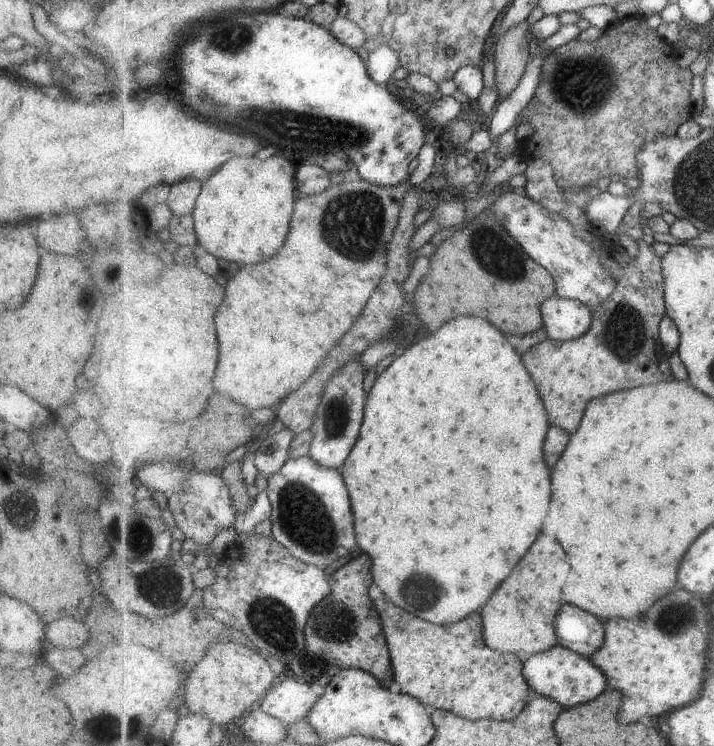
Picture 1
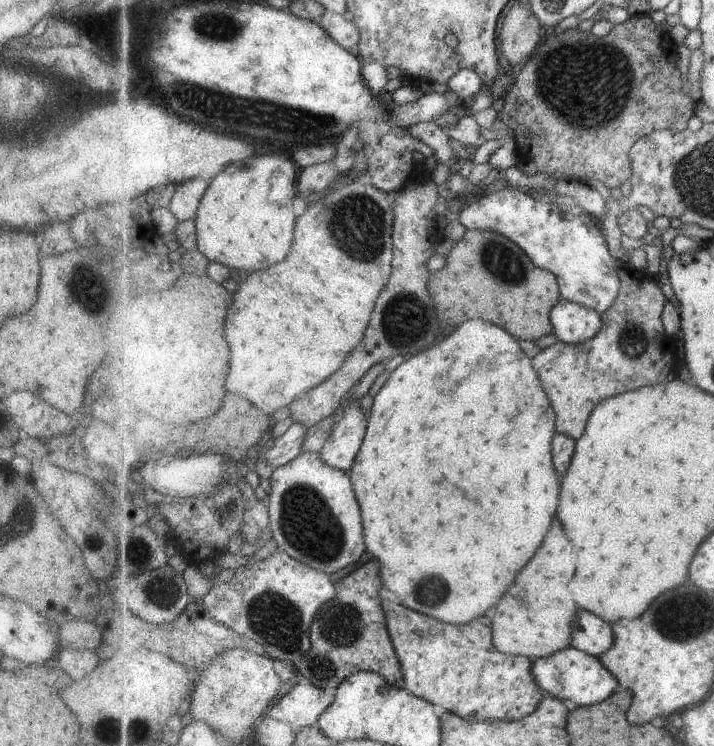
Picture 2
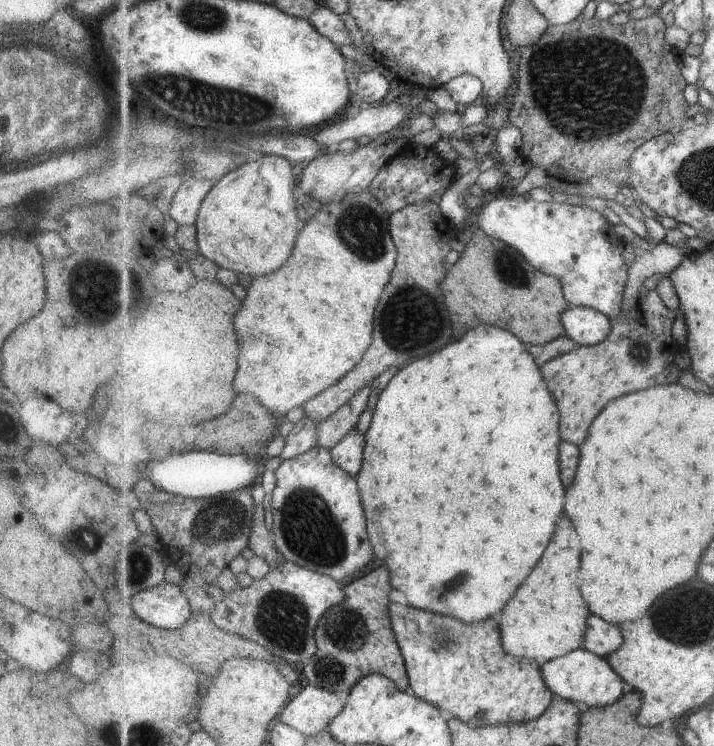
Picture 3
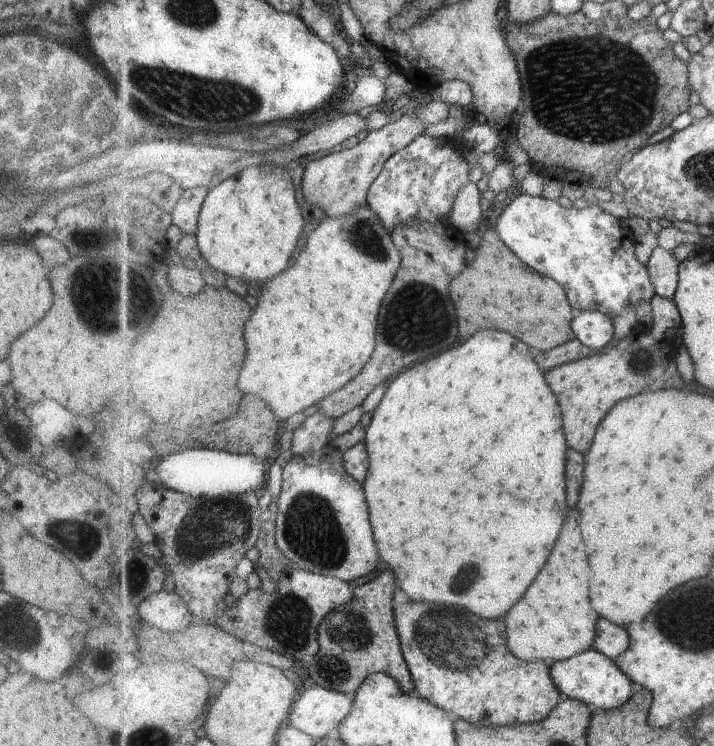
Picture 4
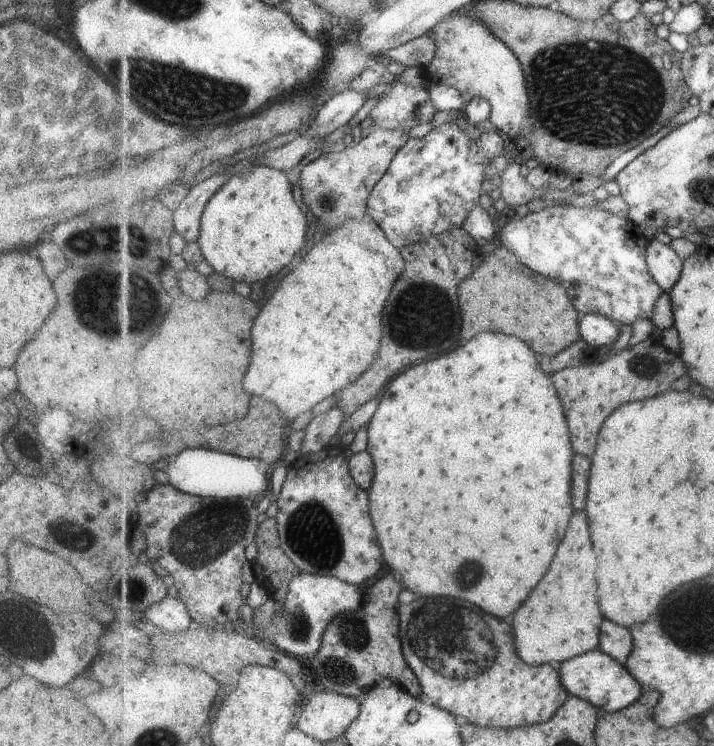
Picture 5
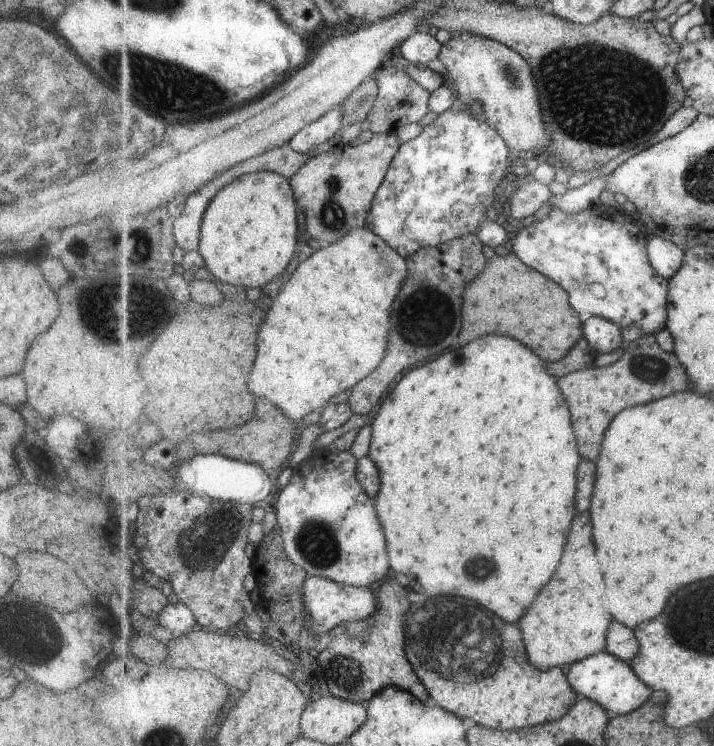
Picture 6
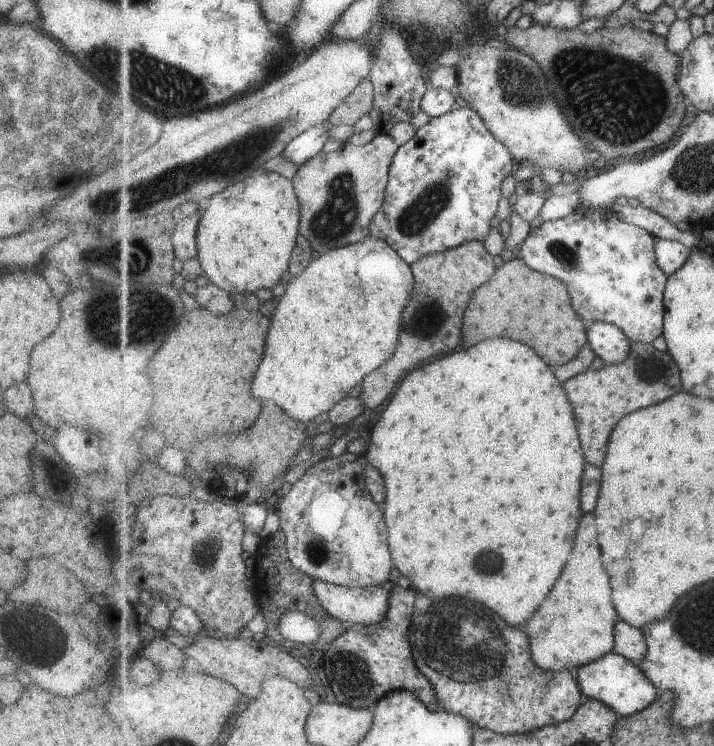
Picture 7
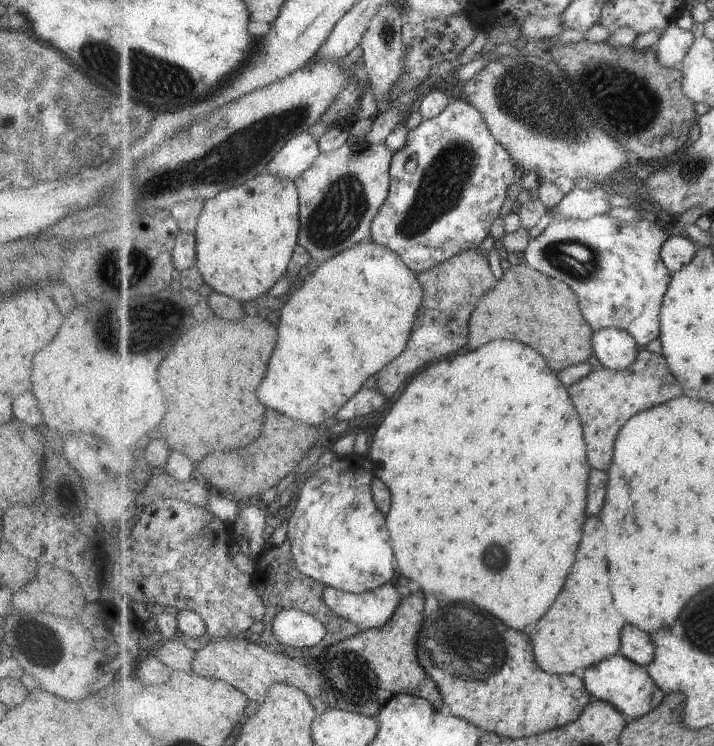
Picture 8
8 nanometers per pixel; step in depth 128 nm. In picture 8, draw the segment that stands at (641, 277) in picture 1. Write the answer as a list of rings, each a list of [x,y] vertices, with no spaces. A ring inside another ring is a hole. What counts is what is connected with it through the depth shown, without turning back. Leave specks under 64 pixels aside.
[[[641,348],[638,359],[629,368],[615,370],[603,366],[602,369],[591,371],[579,382],[571,385],[569,392],[571,400],[575,400],[587,436],[589,460],[593,468],[605,472],[611,468],[613,462],[613,446],[617,434],[630,418],[685,395],[682,382],[671,372],[667,357],[644,348]]]

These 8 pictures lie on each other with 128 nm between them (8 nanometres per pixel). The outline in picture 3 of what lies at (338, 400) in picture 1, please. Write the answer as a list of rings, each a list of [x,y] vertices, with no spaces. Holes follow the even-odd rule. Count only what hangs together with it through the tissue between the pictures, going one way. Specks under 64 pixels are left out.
[[[353,429],[335,448],[331,449],[332,456],[343,470],[356,477],[362,469],[365,447],[366,435]]]

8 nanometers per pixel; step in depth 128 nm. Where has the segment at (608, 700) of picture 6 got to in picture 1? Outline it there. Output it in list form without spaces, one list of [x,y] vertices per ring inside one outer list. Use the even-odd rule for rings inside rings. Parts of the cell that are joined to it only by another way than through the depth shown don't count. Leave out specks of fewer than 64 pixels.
[[[558,644],[551,650],[524,657],[524,675],[536,696],[559,701],[565,708],[590,703],[608,688],[606,674],[590,657]]]

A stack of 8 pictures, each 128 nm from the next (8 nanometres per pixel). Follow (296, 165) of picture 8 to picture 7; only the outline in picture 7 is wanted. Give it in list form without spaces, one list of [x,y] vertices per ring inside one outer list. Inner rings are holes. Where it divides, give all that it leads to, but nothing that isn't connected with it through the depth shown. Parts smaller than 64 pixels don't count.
[[[329,120],[321,125],[309,128],[285,148],[282,156],[299,167],[307,164],[322,152],[323,146],[325,146],[325,142],[329,138],[331,126],[332,123]]]

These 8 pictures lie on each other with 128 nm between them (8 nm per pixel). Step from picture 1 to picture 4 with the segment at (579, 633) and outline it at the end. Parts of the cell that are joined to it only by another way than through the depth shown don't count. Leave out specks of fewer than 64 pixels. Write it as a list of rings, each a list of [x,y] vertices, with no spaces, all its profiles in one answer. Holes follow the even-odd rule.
[[[605,618],[599,620],[599,632],[596,636],[593,649],[616,659],[630,647],[630,634],[626,627],[613,624]]]

